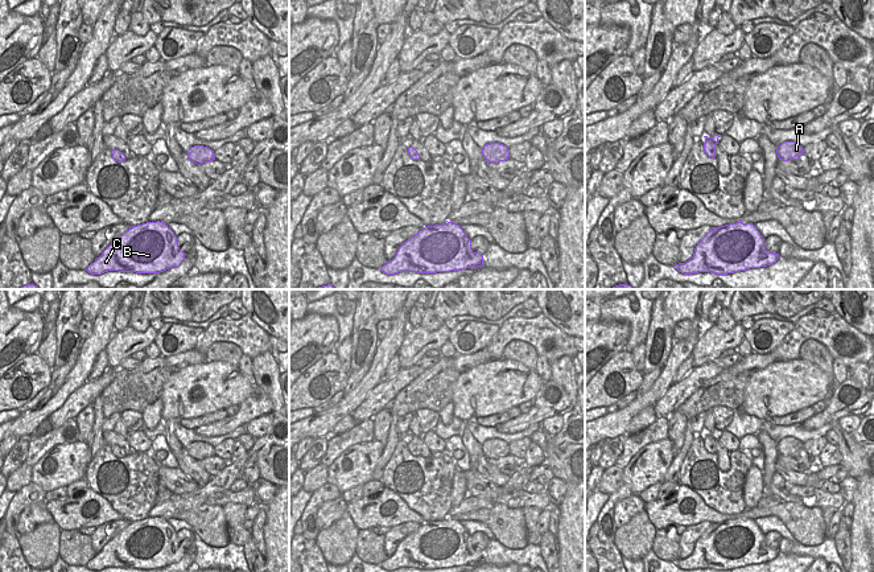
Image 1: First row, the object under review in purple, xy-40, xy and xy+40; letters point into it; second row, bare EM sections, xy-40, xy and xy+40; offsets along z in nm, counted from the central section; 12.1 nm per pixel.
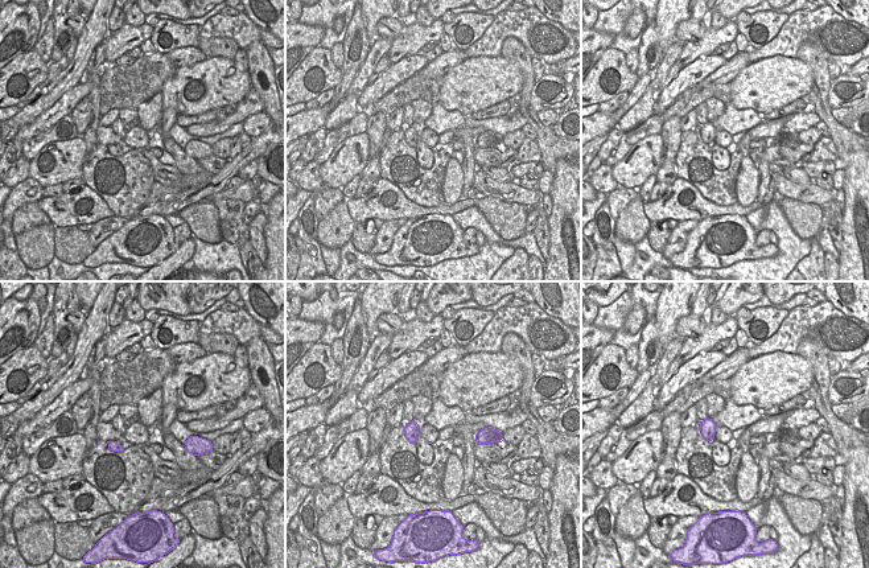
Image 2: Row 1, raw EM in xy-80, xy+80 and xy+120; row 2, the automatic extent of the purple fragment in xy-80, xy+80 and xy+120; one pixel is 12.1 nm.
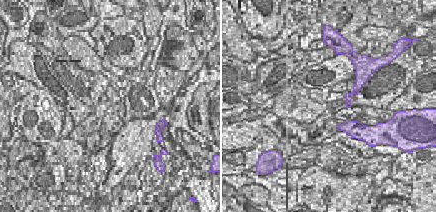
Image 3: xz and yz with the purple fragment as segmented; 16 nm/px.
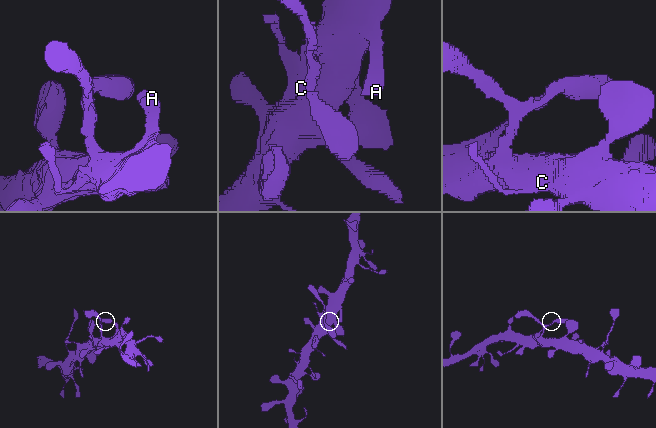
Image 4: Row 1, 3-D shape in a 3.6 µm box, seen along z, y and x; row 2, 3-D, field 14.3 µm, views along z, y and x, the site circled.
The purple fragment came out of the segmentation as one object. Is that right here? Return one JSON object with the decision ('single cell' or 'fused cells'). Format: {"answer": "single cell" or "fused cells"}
{"answer": "single cell"}

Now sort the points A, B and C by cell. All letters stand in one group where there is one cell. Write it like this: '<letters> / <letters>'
A B C

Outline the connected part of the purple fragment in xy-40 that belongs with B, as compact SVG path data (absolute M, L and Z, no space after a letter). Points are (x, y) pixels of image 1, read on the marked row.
M147 222L131 226L86 271L91 275L108 271L160 273L178 267L185 255L166 223Z

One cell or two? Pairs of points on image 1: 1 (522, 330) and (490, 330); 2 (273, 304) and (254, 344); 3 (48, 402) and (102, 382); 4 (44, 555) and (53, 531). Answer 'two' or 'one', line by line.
1: two
2: two
3: two
4: one

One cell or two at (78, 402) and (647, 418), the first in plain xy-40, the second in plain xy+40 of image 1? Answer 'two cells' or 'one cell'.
two cells

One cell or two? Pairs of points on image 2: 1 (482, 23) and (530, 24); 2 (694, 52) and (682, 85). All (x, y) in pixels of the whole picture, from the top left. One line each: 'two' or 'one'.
1: two
2: two

